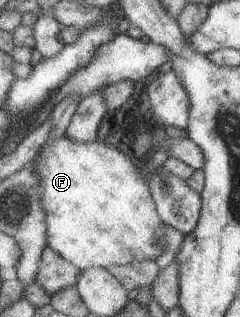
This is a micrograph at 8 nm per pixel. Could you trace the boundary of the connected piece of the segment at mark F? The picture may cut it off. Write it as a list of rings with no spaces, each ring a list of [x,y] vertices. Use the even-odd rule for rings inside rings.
[[[62,134],[59,139],[54,139],[51,143],[46,142],[46,144],[40,148],[39,153],[31,163],[33,171],[37,174],[37,179],[39,180],[36,190],[39,192],[41,205],[45,212],[47,246],[54,250],[54,252],[57,252],[58,256],[70,262],[70,264],[75,266],[79,271],[83,271],[88,267],[102,267],[103,269],[107,269],[113,265],[129,265],[136,260],[154,261],[163,253],[163,247],[165,246],[165,223],[163,223],[157,215],[155,204],[153,203],[149,188],[147,187],[147,182],[140,170],[134,167],[134,164],[130,162],[128,156],[118,151],[118,149],[112,146],[105,146],[103,142],[98,140],[79,143]]]

